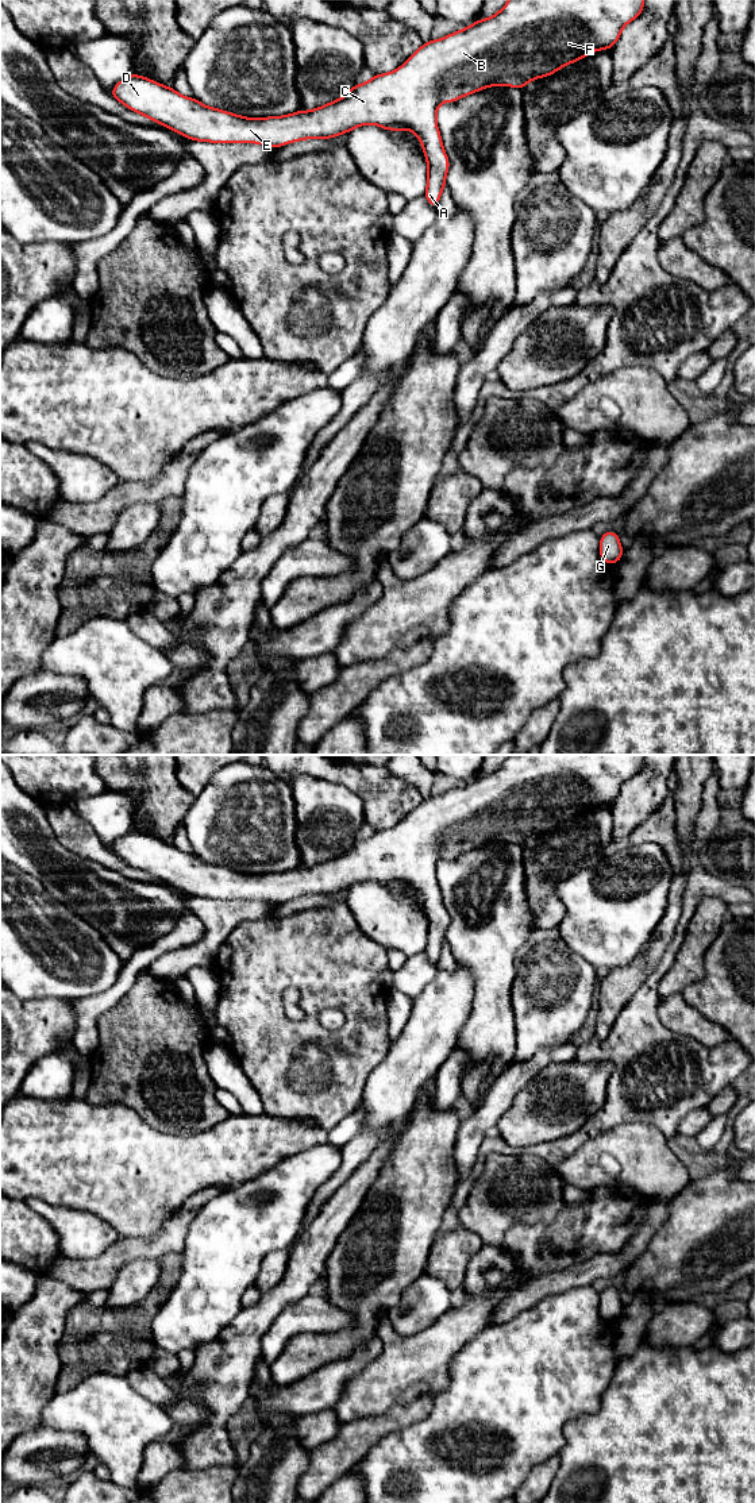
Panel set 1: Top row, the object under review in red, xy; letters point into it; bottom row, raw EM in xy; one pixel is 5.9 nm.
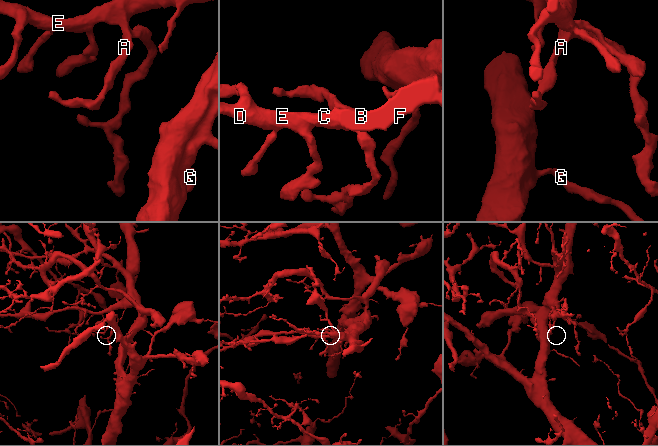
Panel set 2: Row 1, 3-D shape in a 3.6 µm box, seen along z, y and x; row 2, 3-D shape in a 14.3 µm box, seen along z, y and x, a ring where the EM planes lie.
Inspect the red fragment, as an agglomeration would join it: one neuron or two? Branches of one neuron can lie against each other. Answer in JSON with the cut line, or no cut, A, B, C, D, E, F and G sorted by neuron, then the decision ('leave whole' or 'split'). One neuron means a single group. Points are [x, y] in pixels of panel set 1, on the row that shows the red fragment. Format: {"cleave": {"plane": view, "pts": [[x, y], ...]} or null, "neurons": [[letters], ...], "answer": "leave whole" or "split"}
{"cleave": null, "neurons": [["A", "B", "C", "D", "E", "F", "G"]], "answer": "leave whole"}

